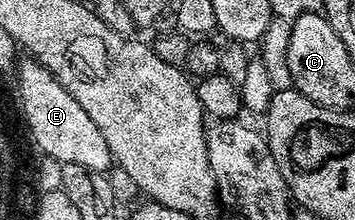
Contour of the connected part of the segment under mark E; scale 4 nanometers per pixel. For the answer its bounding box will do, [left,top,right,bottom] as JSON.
[20,57,115,172]

